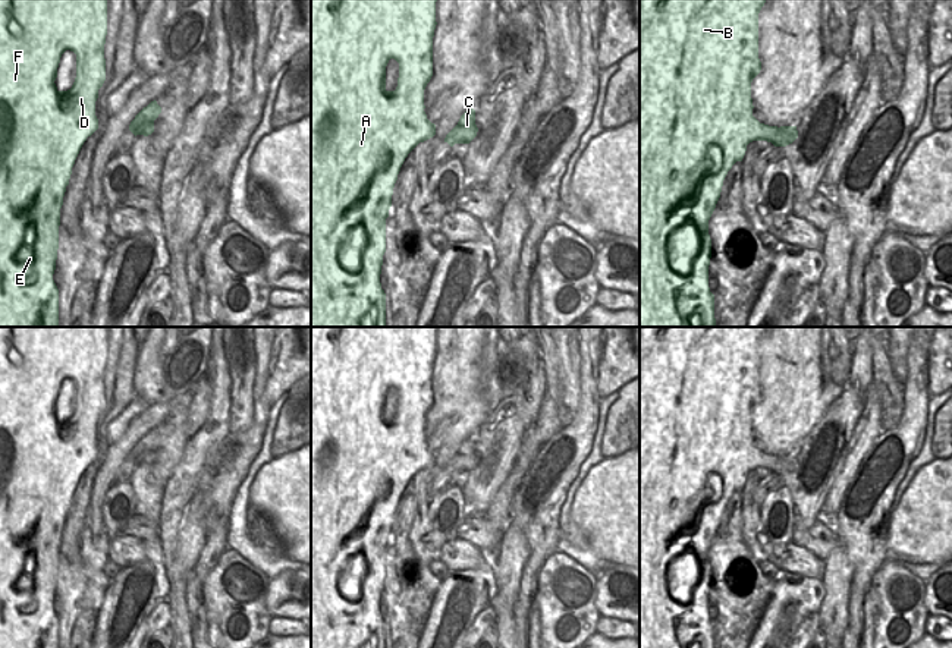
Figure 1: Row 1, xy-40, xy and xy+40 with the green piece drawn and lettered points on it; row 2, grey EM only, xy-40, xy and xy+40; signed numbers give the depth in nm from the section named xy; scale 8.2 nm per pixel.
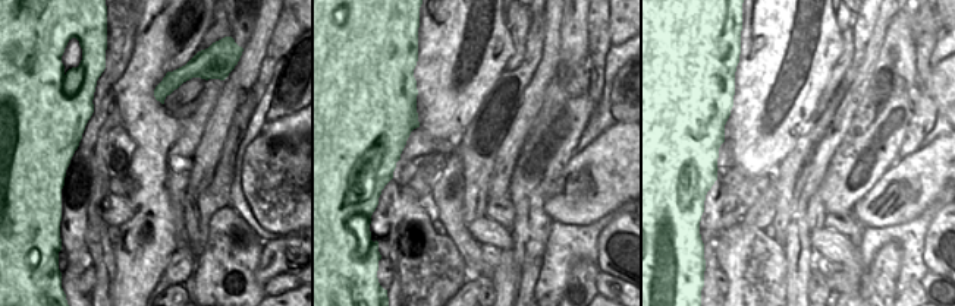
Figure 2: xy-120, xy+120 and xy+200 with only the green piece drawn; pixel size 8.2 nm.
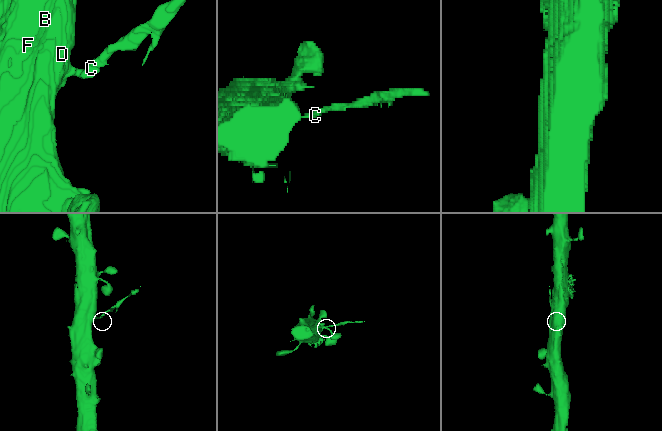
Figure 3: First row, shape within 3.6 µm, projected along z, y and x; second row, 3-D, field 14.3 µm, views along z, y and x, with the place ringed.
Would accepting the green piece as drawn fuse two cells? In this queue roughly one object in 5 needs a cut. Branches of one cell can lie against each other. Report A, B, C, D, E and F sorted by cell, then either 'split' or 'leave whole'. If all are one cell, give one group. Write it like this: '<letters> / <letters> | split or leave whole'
A B D E F / C | split

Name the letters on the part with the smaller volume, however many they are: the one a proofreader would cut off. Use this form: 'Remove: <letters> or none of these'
Remove: C

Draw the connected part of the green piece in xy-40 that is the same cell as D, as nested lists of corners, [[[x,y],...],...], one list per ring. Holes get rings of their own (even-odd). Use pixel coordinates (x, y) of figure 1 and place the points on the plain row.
[[[0,327],[0,648],[59,648],[59,617],[53,608],[56,598],[57,578],[59,578],[59,554],[60,554],[60,537],[63,534],[63,525],[75,488],[87,469],[98,457],[98,447],[95,444],[95,430],[98,427],[98,418],[106,409],[106,387],[104,372],[107,364],[107,327]],[[70,378],[76,383],[76,406],[70,418],[59,419],[54,409],[57,406],[57,396],[62,383]]]

